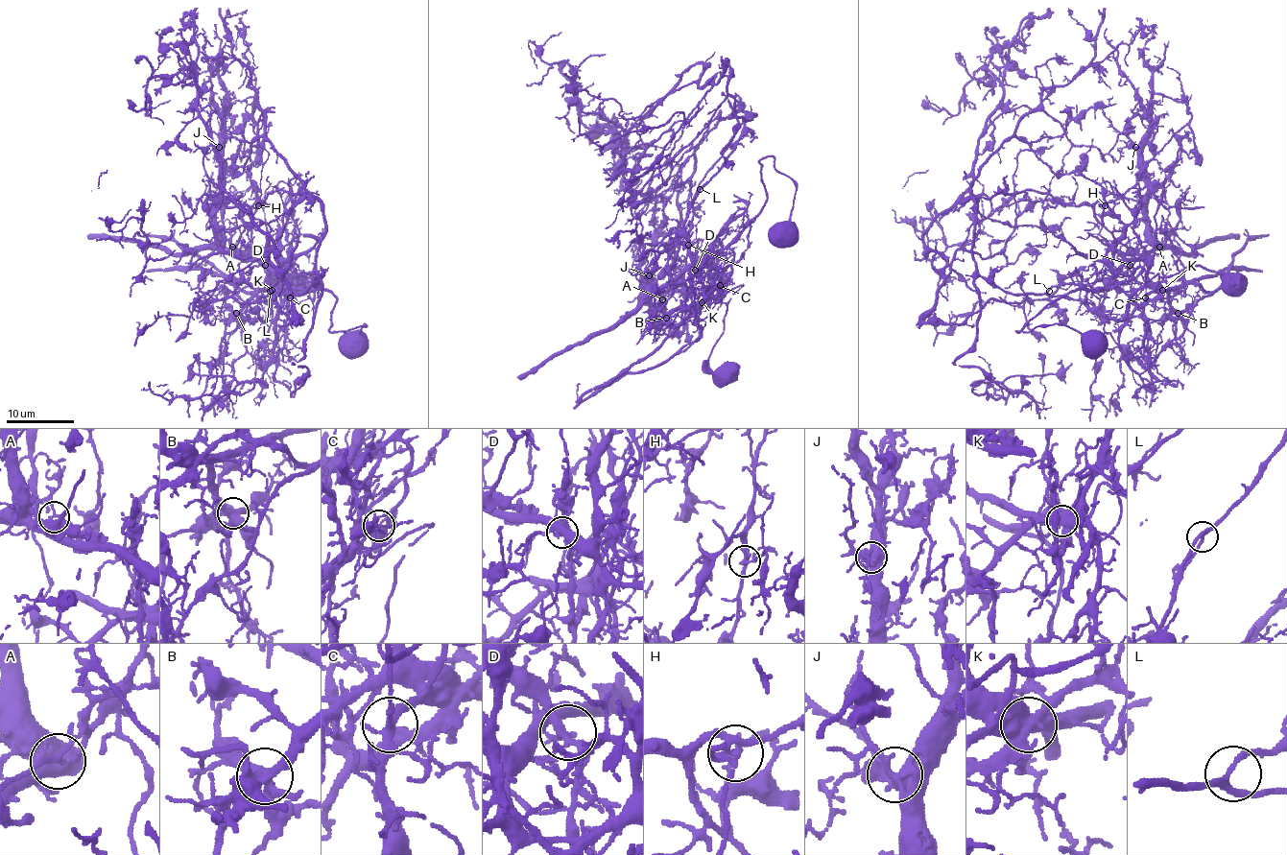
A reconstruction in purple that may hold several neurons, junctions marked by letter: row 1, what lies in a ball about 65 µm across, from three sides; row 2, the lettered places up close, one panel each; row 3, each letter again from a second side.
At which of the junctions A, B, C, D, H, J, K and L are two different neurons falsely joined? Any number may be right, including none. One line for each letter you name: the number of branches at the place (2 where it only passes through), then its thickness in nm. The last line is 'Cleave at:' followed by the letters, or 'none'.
A: 2 | 130 nm
B: 6 | 400 nm
C: 5 | 260 nm
D: 4 | 240 nm
H: 4 | 220 nm
K: 4 | 550 nm
Cleave at: A, B, C, D, H, K

